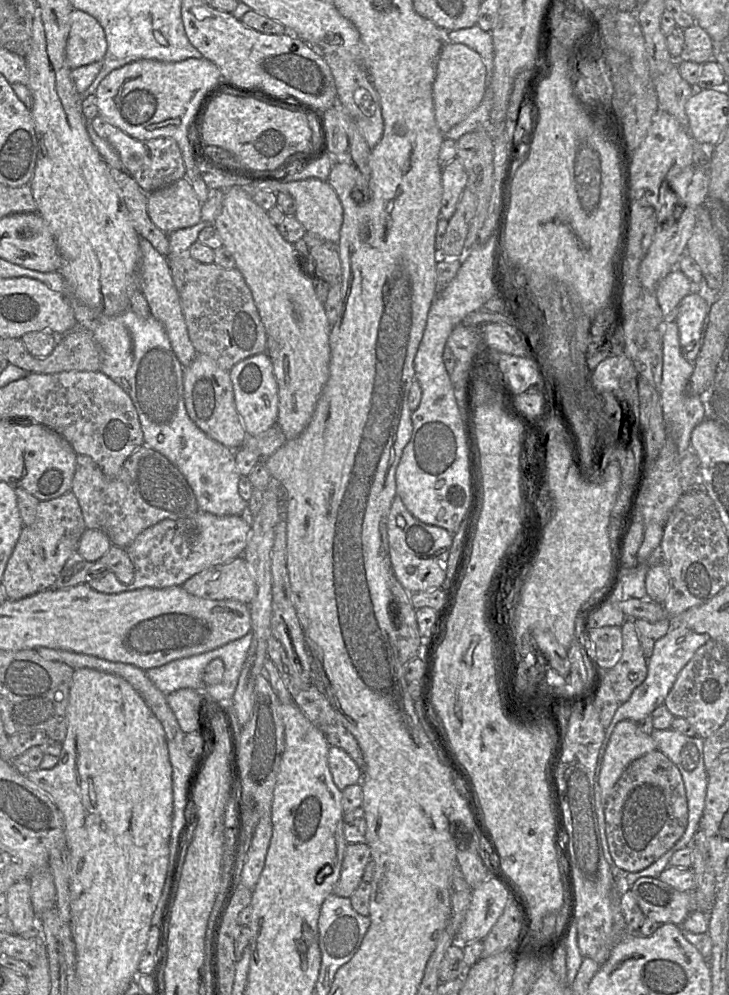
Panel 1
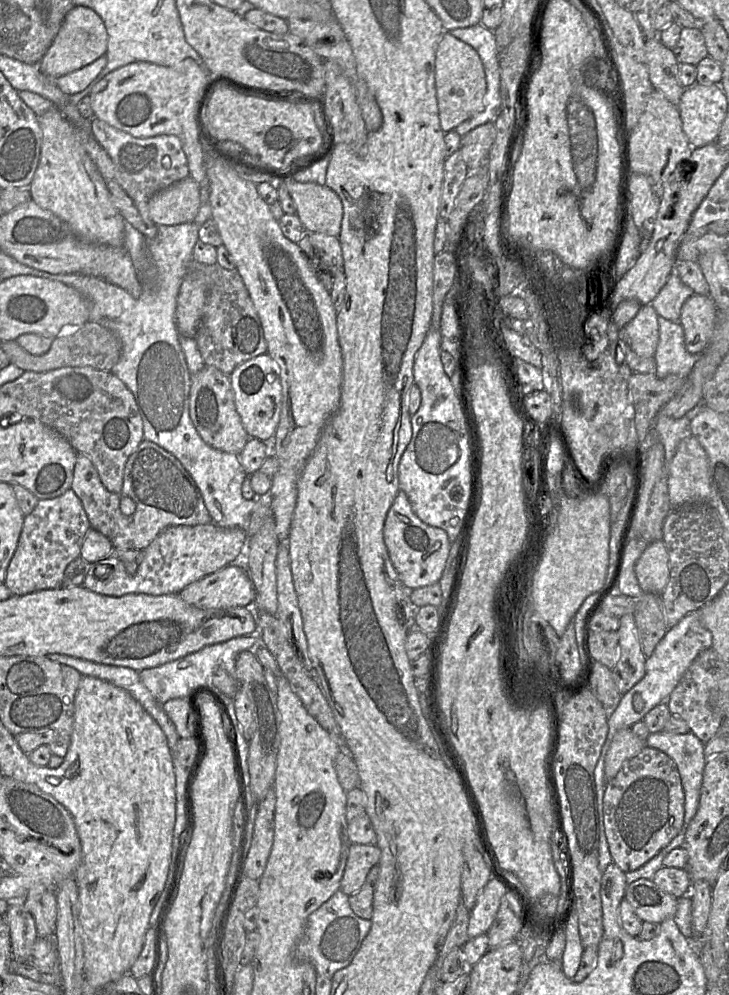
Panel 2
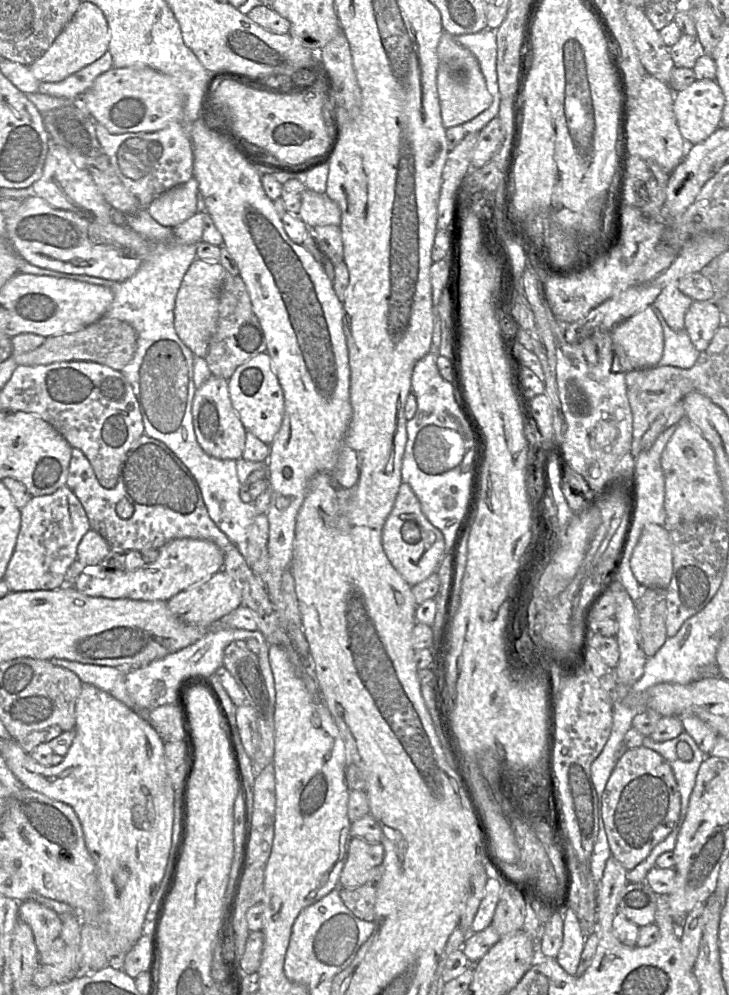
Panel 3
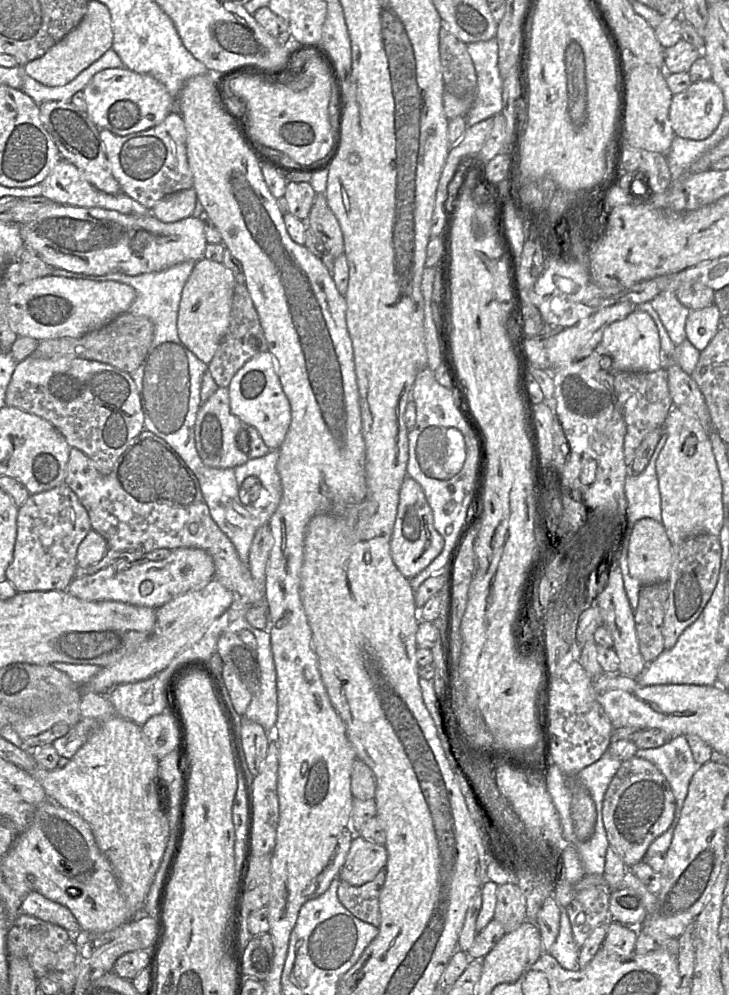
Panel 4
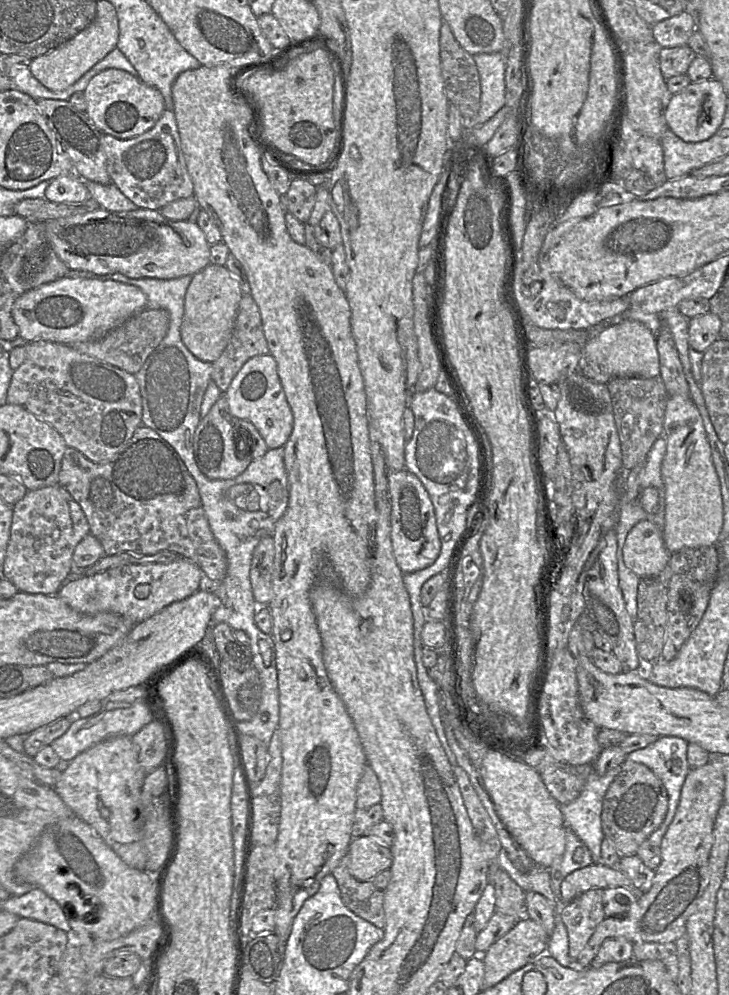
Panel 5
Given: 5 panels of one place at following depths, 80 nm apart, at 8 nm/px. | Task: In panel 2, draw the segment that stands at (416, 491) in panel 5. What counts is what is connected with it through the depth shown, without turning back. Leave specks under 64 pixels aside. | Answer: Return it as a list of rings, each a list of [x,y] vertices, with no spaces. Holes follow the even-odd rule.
[[[401,490],[386,515],[383,539],[392,565],[408,590],[439,583],[450,551],[447,533],[424,523],[413,512],[406,494]]]

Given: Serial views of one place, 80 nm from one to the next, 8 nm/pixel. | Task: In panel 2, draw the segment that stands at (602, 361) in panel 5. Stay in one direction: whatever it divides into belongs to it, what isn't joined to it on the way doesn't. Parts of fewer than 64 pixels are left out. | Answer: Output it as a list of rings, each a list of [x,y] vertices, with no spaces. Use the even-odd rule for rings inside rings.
[[[651,304],[642,305],[636,316],[627,325],[620,328],[620,339],[625,340],[639,357],[654,356],[659,342],[659,323],[658,315]]]

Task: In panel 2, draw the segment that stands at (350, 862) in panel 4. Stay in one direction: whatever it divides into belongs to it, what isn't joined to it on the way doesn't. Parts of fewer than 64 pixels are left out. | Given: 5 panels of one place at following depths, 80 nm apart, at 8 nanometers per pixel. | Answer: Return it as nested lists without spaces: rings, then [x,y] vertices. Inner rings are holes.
[[[351,843],[340,890],[350,896],[357,892],[364,884],[369,870],[379,865],[381,850],[377,845]]]

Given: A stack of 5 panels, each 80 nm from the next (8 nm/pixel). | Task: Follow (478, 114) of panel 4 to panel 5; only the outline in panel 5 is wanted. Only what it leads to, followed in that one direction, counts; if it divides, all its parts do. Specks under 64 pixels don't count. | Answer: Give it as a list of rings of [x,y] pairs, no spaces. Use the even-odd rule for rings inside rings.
[[[501,52],[472,56],[480,78],[481,99],[476,117],[476,126],[480,126],[505,105],[506,60]]]

